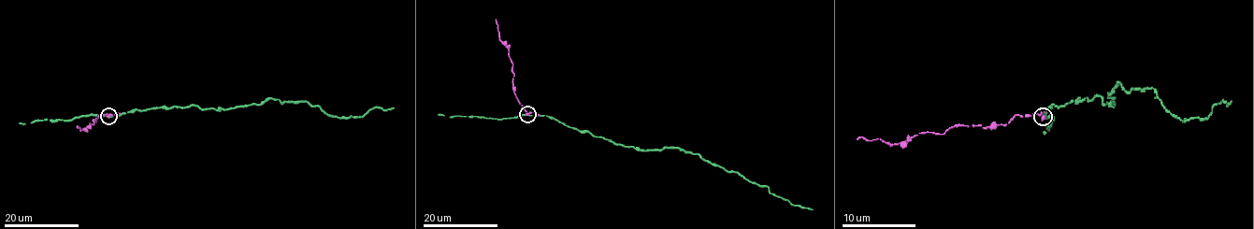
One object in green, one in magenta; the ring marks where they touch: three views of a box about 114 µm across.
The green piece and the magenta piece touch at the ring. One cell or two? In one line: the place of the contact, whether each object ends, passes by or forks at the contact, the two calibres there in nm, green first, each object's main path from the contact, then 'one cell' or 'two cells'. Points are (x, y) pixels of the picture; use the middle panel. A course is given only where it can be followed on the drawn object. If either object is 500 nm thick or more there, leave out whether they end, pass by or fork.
at (527, 114); green ends there; magenta passes by; 240 nm thick on the green side, 300 nm on the other; green runs (527, 114), (552, 117), (644, 150), (680, 148), (698, 153), (767, 186), (793, 205), (812, 209); magenta runs (527, 114), (513, 92), (512, 64), (509, 49), (499, 39), (496, 20); two cells

